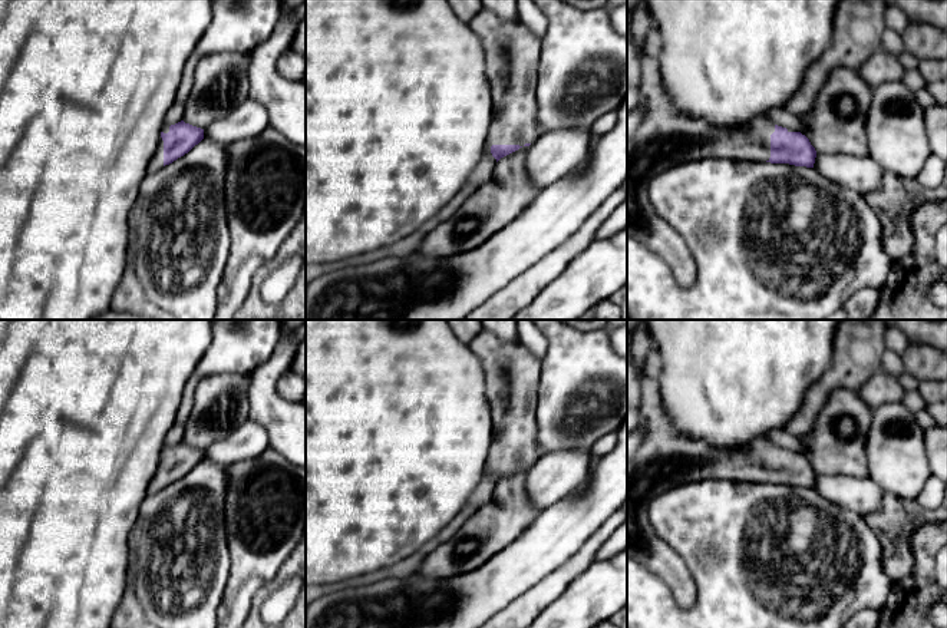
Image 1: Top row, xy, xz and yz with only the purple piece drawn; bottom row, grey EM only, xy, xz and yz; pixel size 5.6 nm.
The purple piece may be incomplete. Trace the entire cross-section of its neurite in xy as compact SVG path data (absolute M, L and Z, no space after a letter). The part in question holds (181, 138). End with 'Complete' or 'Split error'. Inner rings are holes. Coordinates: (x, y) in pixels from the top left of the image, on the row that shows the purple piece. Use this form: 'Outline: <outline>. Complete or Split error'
Outline: M185 123L165 125L155 155L148 165L148 173L156 172L165 165L188 153L204 139L204 129Z. Split error

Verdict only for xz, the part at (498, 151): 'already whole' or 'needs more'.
needs more

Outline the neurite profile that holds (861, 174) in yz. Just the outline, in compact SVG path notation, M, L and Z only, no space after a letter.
M816 152L814 169L828 181L867 195L881 188L884 169L871 156Z

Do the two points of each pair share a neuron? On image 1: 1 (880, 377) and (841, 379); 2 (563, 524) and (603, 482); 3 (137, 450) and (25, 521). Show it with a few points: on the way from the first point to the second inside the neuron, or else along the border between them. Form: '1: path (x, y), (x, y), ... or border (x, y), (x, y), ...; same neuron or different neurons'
1: border (881, 367), (858, 392); different neurons
2: path (574, 515), (596, 493); same neuron
3: path (109, 450), (95, 450), (52, 493); same neuron

